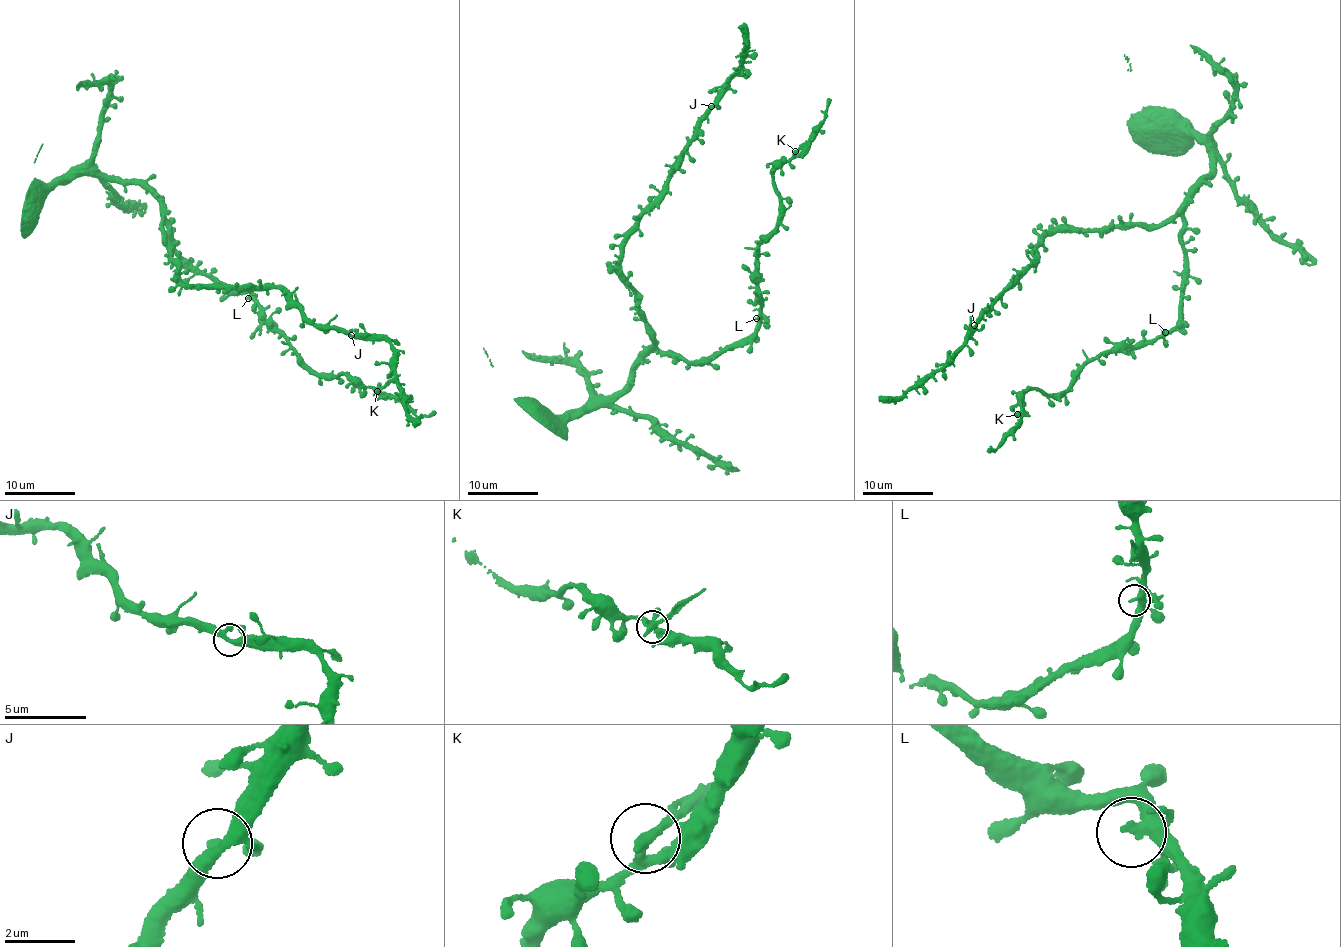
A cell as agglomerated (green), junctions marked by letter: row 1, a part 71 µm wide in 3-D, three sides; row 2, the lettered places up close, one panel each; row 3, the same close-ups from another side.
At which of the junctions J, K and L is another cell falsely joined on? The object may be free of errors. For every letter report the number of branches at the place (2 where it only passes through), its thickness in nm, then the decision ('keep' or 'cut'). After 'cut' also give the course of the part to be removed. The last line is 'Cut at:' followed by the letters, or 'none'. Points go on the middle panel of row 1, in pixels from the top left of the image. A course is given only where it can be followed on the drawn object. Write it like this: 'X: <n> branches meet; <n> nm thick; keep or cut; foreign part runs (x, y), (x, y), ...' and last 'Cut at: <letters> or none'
J: 3 branches meet; 280 nm thick; keep
K: 3 branches meet; 240 nm thick; cut; foreign part runs (794, 152), (811, 139)
L: 3 branches meet; 260 nm thick; keep
Cut at: K

